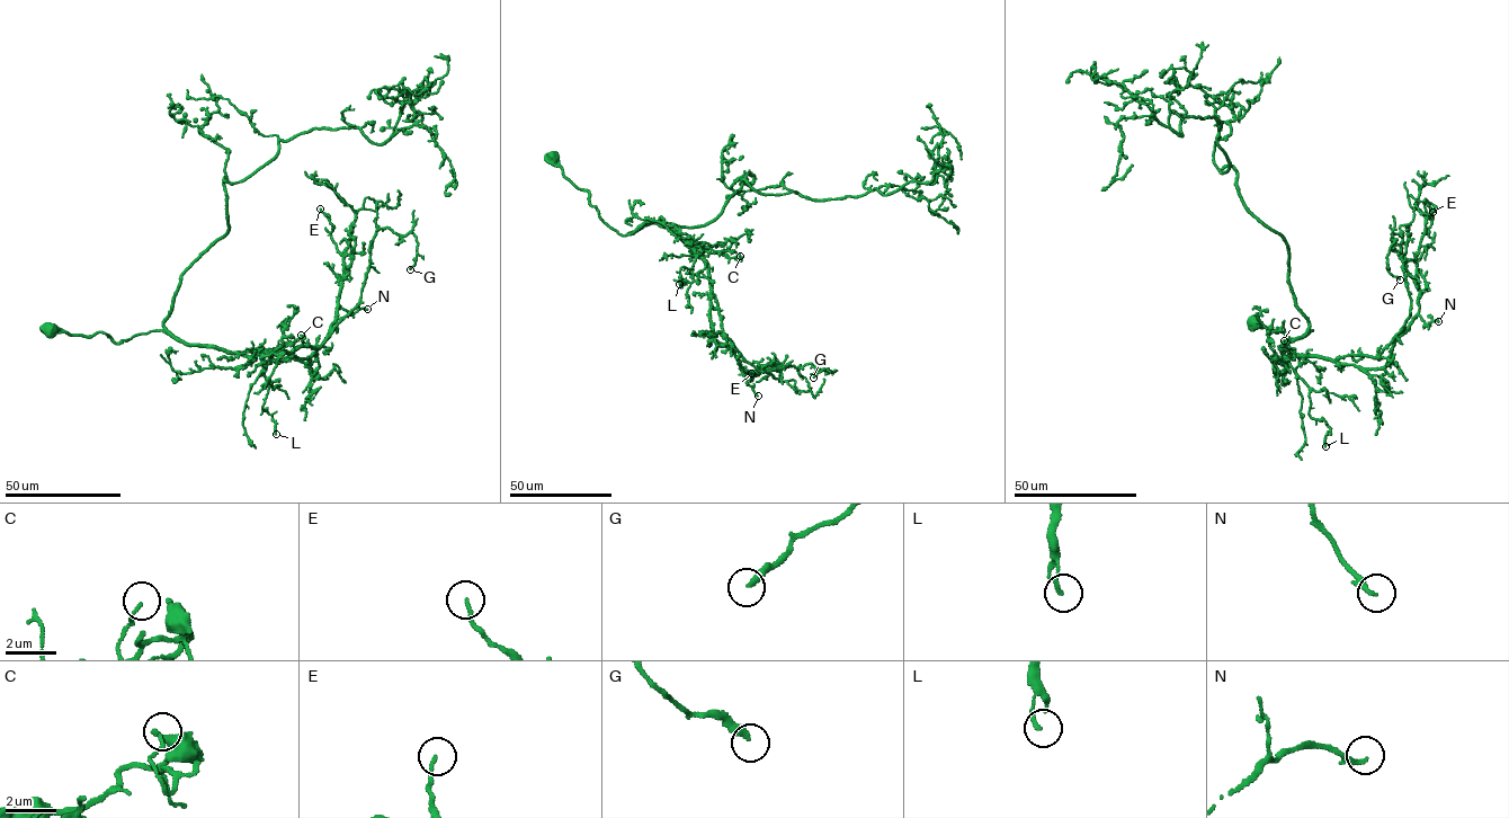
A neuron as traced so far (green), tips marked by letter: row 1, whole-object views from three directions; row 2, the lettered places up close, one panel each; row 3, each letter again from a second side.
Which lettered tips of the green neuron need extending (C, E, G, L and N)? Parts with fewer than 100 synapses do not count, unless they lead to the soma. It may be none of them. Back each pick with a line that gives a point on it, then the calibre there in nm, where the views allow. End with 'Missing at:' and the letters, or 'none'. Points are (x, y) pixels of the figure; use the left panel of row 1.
Missing at: none

